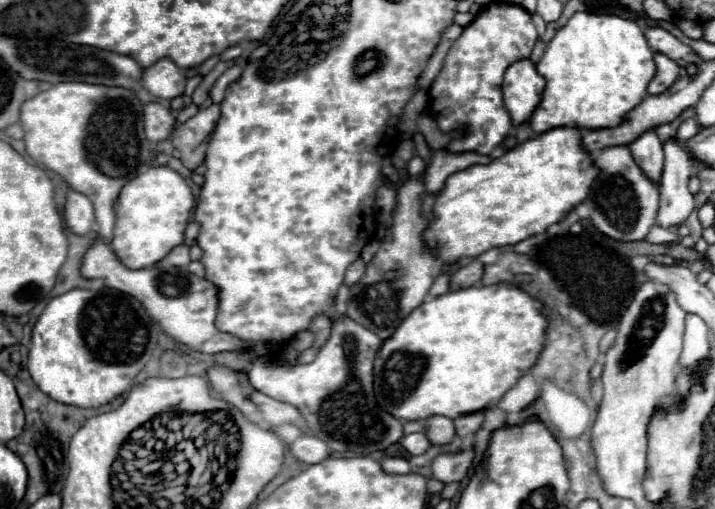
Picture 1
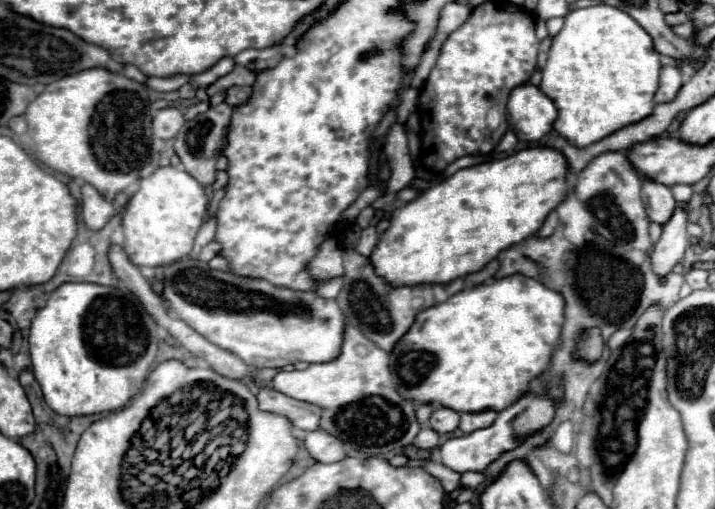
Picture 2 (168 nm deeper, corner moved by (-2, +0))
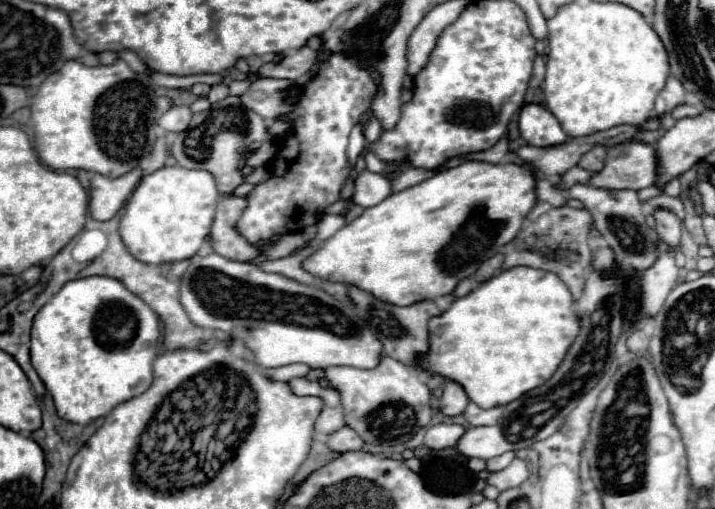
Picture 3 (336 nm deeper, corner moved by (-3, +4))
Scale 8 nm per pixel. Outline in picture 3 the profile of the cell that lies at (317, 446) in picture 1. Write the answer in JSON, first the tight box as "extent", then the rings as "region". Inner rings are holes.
{"extent":[327,427,365,451],"region":[[[343,427],[339,433],[333,433],[327,439],[327,447],[333,451],[361,451],[365,447],[365,441],[351,427]]]}

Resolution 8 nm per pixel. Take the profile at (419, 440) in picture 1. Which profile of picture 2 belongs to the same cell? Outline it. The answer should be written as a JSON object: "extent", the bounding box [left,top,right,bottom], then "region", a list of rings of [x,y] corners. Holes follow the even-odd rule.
{"extent":[414,427,440,449],"region":[[[422,427],[414,439],[414,445],[418,449],[434,449],[438,443],[440,443],[440,435],[430,427]]]}

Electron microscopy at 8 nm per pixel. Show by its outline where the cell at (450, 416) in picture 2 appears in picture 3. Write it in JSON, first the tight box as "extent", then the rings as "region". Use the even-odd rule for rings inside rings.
{"extent":[441,379,469,417],"region":[[[449,379],[447,385],[445,385],[445,391],[441,395],[441,411],[445,415],[453,417],[453,415],[463,413],[465,407],[467,407],[467,403],[469,403],[469,397],[467,397],[465,389],[457,381]]]}

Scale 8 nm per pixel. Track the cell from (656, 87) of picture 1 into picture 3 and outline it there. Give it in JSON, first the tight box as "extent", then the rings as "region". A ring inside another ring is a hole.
{"extent":[655,77,687,115],"region":[[[669,77],[665,89],[659,93],[659,97],[655,101],[655,115],[671,113],[675,107],[683,105],[685,101],[687,99],[685,99],[683,85],[679,85],[679,81],[675,81],[675,77]]]}

